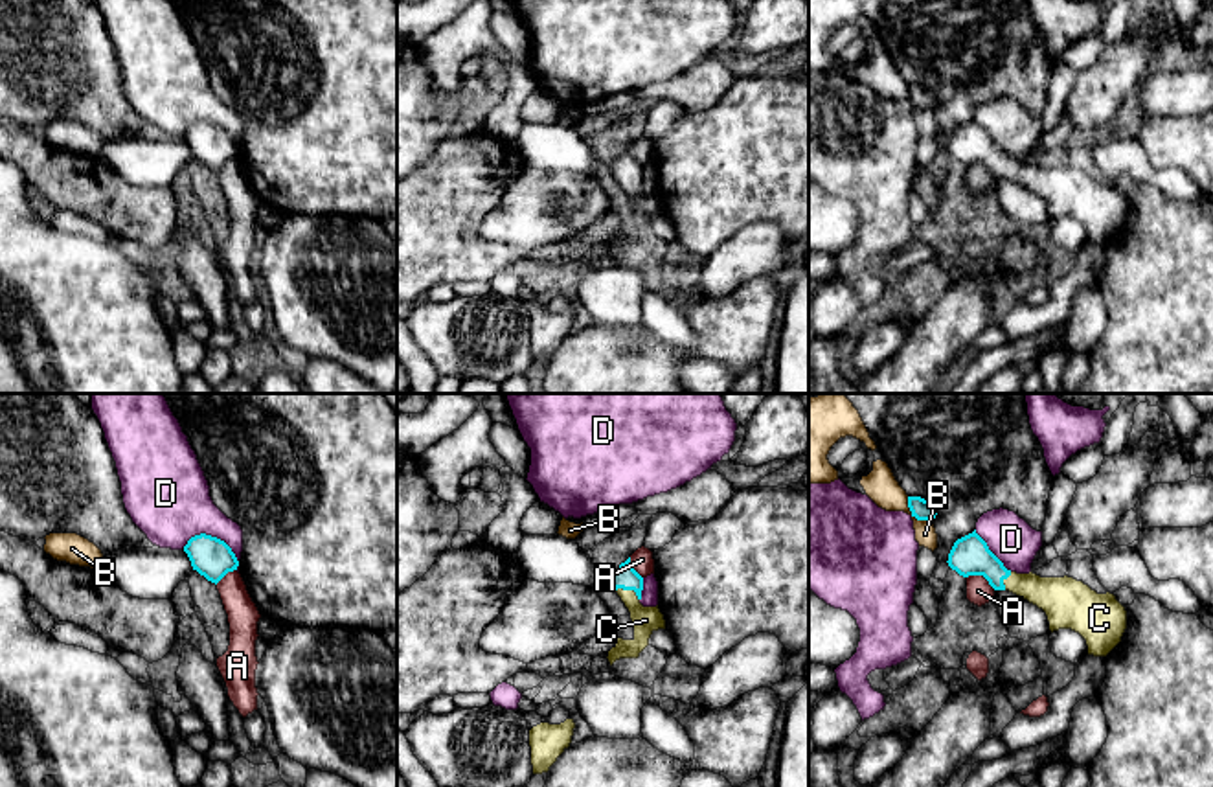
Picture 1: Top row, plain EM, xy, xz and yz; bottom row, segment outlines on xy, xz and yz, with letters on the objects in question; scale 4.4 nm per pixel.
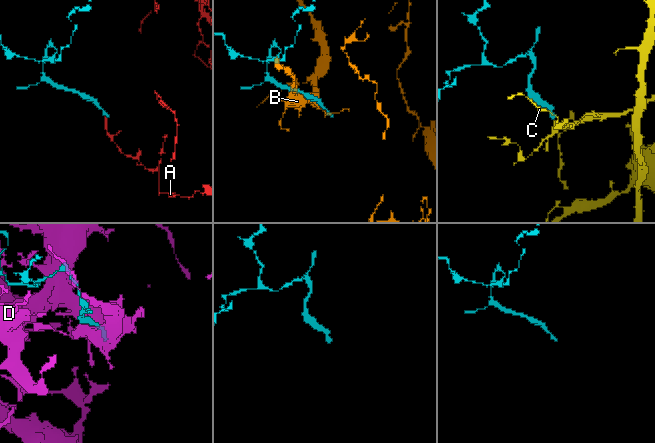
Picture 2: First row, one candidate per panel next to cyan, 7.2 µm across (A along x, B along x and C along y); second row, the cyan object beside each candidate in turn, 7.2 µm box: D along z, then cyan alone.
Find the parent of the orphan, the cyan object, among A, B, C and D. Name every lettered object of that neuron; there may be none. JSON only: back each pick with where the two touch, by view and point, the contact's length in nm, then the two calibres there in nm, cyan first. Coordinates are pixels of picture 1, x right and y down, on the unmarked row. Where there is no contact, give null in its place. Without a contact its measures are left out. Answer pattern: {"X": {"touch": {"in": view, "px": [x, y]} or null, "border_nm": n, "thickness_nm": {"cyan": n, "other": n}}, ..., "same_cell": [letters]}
{"C": {"touch": {"in": "xz", "px": [629, 177]}, "border_nm": 120, "thickness_nm": {"cyan": 100, "other": 120}}, "same_cell": ["C"]}

